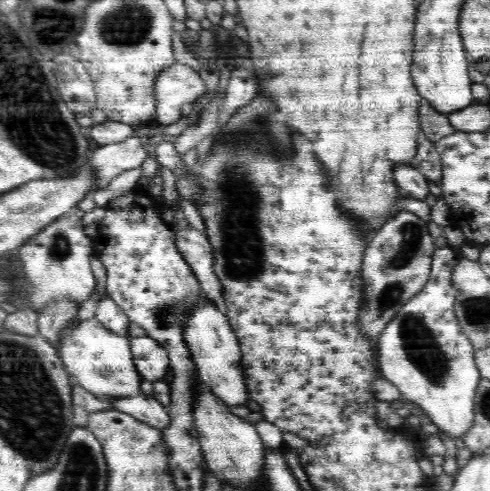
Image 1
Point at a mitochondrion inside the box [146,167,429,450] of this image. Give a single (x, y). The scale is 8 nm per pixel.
(409, 236)

